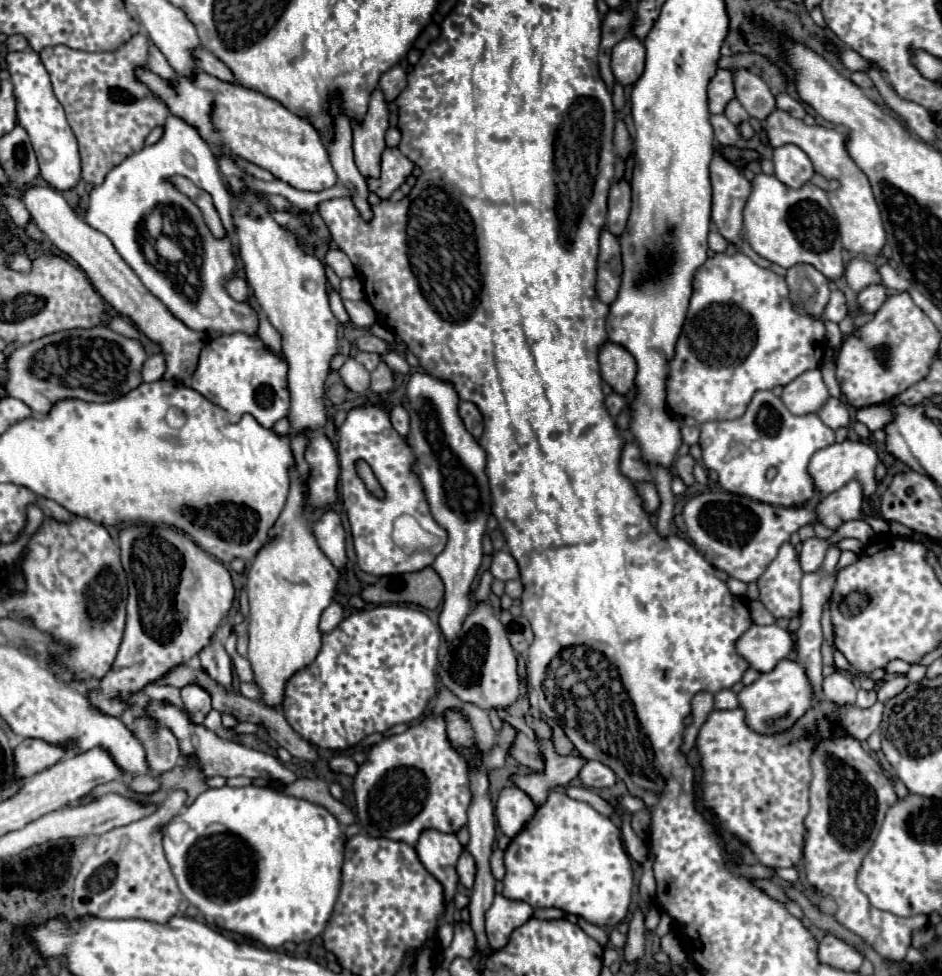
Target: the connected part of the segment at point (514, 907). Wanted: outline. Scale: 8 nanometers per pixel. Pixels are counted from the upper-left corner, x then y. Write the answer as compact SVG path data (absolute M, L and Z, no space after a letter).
M495 895L493 905L485 913L485 933L489 947L499 951L509 943L511 933L533 917L533 907L523 901L509 901L503 895Z

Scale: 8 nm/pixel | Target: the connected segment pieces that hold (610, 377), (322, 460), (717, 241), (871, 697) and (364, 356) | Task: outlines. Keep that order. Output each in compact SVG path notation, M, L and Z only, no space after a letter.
M603 343L599 349L599 365L603 379L615 393L629 393L635 385L637 363L635 357L617 343Z
M307 431L307 437L309 437L309 449L305 457L311 465L307 503L311 507L323 507L337 499L339 461L331 441L323 433Z
M711 231L709 233L709 249L715 253L723 253L727 249L727 241L717 231Z
M859 689L857 691L857 705L859 707L871 707L877 701L877 689Z
M359 351L355 356L355 359L367 369L367 371L373 371L380 362L380 355L377 353L365 353Z

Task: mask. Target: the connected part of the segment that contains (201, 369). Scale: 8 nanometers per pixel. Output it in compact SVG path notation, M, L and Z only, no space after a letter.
M245 333L221 335L207 341L201 349L189 387L205 395L205 399L209 399L213 405L229 411L233 421L239 421L243 413L249 413L265 429L271 429L289 411L285 359L273 351L265 351L259 337L253 339L253 335Z

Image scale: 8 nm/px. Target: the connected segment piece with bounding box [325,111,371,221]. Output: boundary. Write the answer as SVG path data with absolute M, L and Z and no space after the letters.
M337 111L337 119L333 119L333 139L325 145L327 145L333 169L341 185L345 185L351 191L351 199L355 207L361 211L361 217L369 221L371 219L371 209L367 205L369 189L367 189L365 177L357 171L355 161L353 161L349 115L341 115L341 111Z

